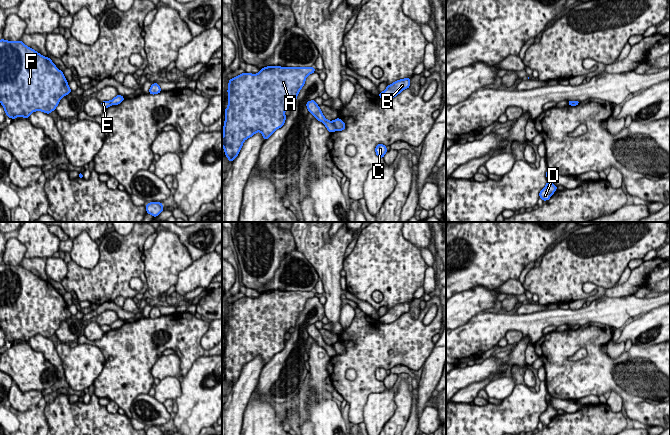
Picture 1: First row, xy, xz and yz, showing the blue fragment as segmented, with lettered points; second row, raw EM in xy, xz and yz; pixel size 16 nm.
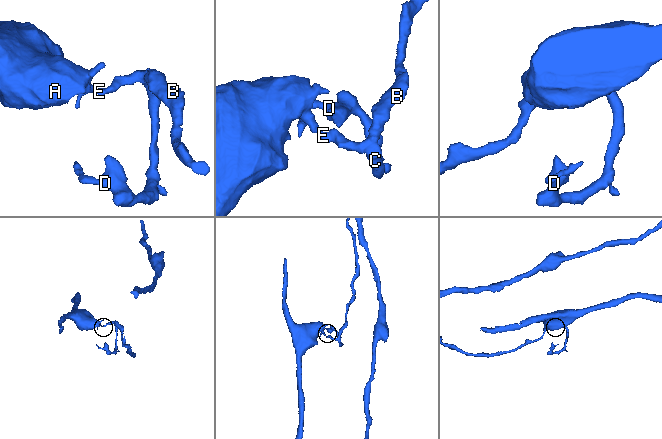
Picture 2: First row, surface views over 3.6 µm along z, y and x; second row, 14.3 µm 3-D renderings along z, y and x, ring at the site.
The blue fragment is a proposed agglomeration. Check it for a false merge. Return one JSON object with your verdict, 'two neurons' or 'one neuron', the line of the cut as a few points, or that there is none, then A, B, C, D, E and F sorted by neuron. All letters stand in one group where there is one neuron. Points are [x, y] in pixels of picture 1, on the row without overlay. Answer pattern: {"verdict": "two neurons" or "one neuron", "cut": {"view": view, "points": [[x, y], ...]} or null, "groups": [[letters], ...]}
{"verdict": "two neurons", "cut": {"view": "xz", "points": [[332, 345], [337, 353]]}, "groups": [["A", "E", "F"], ["B", "C", "D"]]}

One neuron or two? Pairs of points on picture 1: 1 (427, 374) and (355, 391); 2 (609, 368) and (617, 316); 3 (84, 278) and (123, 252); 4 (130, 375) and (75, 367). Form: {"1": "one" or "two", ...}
{"1": "two", "2": "two", "3": "one", "4": "two"}

